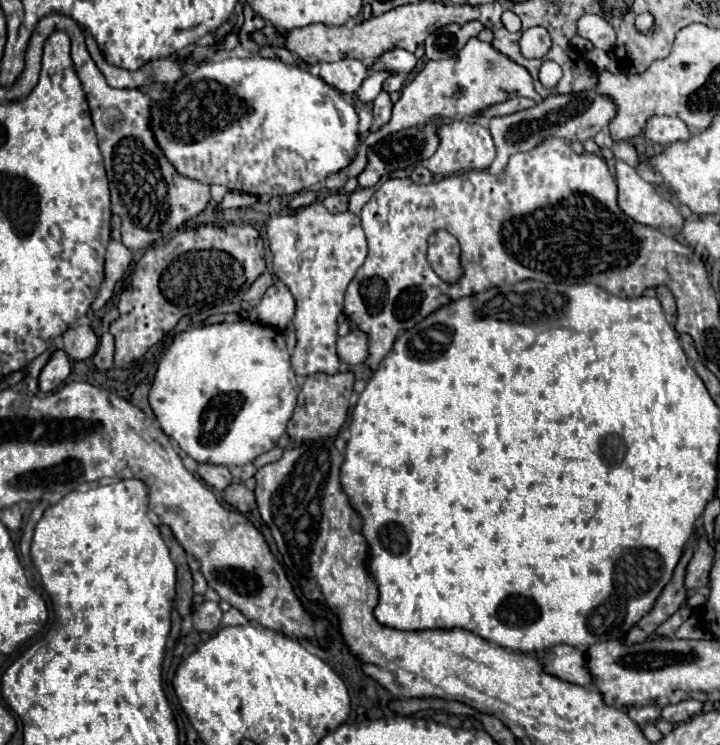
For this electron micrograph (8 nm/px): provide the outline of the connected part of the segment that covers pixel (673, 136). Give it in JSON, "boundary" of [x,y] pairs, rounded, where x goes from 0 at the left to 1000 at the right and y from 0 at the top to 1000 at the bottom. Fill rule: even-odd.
{"boundary":[[[906,156],[897,164],[897,185],[911,193],[936,193],[942,188],[956,188],[956,169],[939,156]]]}

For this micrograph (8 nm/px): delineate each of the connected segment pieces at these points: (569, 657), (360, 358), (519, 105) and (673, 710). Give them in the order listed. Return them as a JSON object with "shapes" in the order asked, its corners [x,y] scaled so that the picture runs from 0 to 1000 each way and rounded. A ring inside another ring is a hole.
{"shapes":[[[[769,867],[767,883],[756,883],[756,897],[769,907],[811,923],[819,923],[825,918],[825,907],[814,891],[814,878],[797,867]]],[[[489,440],[478,454],[469,456],[469,478],[481,489],[503,489],[511,478],[511,456],[508,446],[500,440]]],[[[714,129],[714,132],[708,132],[708,134],[700,134],[700,137],[694,137],[694,140],[686,140],[686,142],[675,145],[675,148],[669,148],[669,153],[667,153],[667,156],[672,156],[672,158],[703,156],[703,153],[714,153],[714,150],[728,148],[728,145],[736,145],[736,142],[742,142],[742,137],[739,137],[736,132]]],[[[950,940],[950,942],[942,942],[942,945],[925,948],[919,953],[919,964],[933,969],[933,972],[942,972],[942,969],[950,969],[950,966],[967,961],[972,953],[975,953],[975,942],[969,942],[969,940]]]]}

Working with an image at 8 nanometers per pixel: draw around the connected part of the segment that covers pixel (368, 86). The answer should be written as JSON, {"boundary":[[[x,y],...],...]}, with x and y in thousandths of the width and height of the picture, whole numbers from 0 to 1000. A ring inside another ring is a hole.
{"boundary":[[[536,94],[514,97],[511,105],[503,110],[503,115],[500,115],[500,121],[497,121],[500,134],[503,134],[503,137],[517,137],[517,134],[528,126],[531,113],[533,113],[533,107],[536,107],[539,102],[544,102],[544,97],[536,97]]]}

